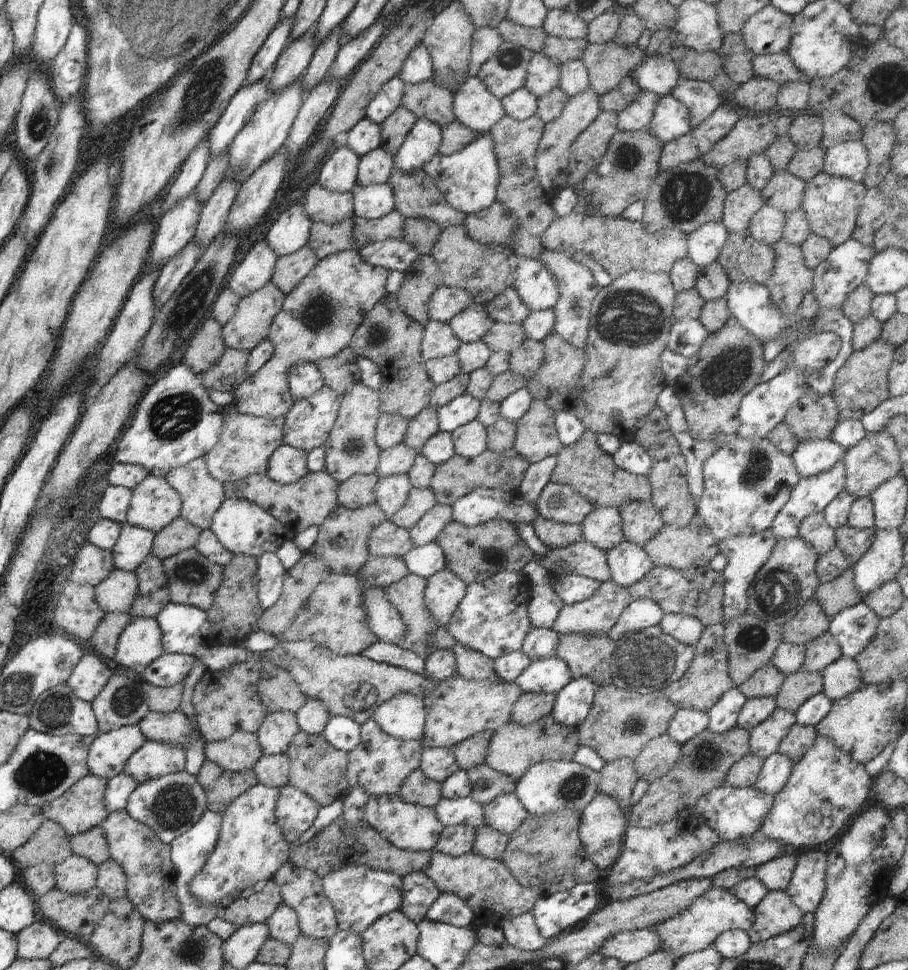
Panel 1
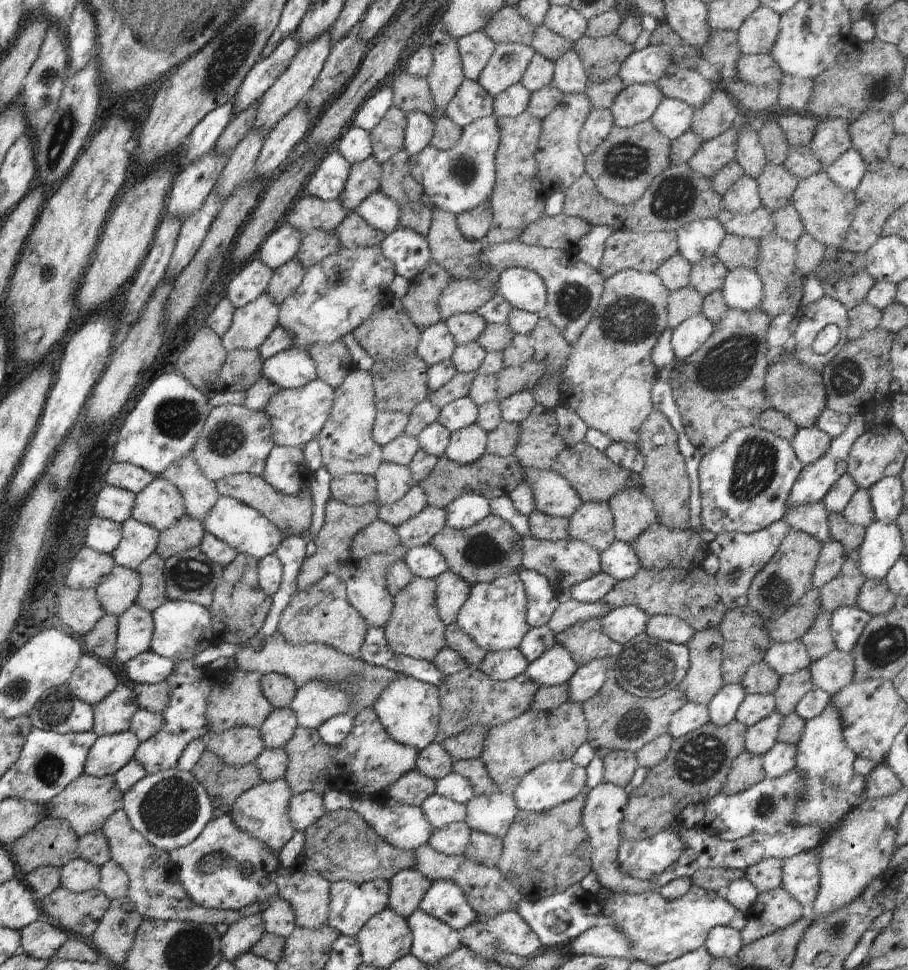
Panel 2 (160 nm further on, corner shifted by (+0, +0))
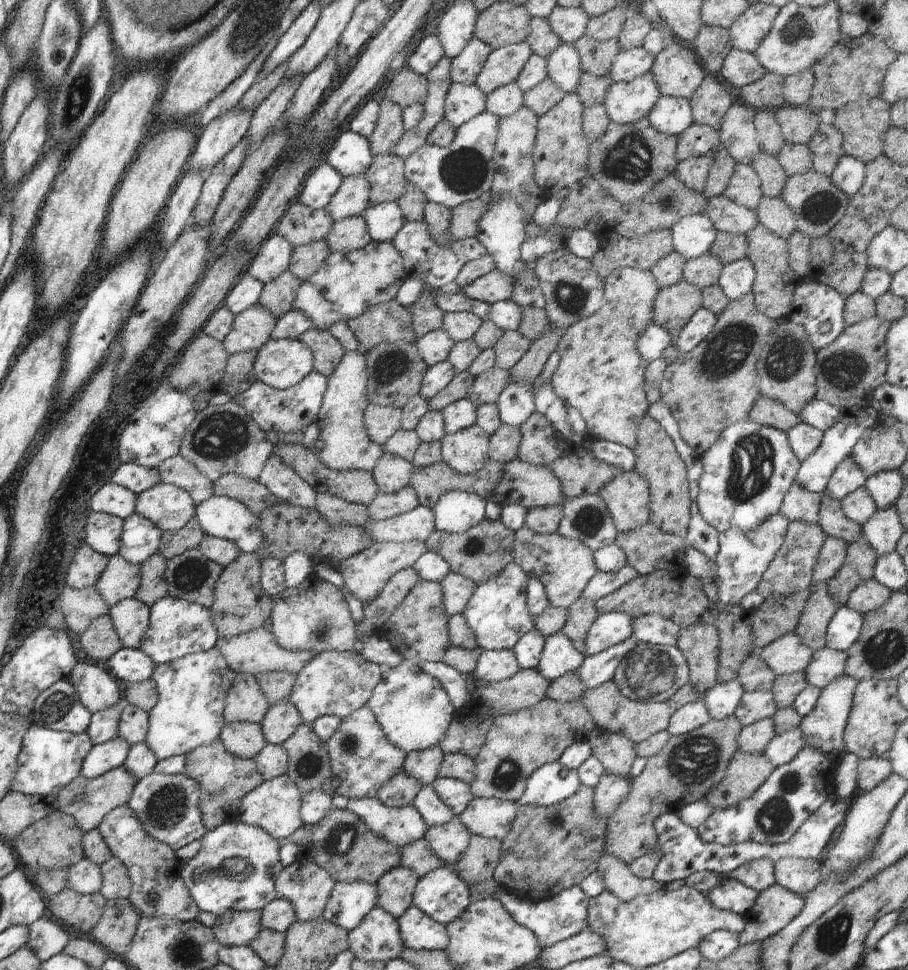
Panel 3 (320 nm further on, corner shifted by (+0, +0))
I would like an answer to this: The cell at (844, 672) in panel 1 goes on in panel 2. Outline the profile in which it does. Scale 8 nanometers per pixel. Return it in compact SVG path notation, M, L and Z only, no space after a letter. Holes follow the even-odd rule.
M834 649L826 656L811 661L808 670L814 688L832 697L853 682L854 659L850 653Z

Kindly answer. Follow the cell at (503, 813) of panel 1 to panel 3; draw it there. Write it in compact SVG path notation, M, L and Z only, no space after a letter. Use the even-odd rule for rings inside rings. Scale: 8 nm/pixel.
M472 797L468 806L458 817L471 835L488 839L503 838L511 831L518 805L497 798Z

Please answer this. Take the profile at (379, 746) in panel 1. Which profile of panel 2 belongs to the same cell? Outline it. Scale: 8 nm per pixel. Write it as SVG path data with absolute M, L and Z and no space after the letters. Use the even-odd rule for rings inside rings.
M372 707L363 708L354 715L349 735L338 745L336 760L341 770L339 791L348 794L374 795L386 790L403 774L414 770L419 751L394 740L378 720Z

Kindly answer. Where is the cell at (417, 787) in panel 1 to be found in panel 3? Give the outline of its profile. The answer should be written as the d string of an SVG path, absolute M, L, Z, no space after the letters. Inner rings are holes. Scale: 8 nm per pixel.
M398 772L380 787L375 797L389 807L412 805L421 785L419 780Z

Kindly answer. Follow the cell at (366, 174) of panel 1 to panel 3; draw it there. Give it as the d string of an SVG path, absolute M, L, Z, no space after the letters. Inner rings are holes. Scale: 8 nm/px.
M365 176L344 177L324 210L334 219L362 215L369 207L370 185Z

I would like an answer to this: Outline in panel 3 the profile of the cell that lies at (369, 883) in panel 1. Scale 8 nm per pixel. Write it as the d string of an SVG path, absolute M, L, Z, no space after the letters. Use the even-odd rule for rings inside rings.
M336 882L322 917L350 932L377 905L377 898L376 884Z

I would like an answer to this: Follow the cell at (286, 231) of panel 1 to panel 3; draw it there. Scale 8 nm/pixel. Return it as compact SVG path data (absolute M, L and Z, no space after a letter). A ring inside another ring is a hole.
M280 234L266 238L251 256L247 274L264 284L272 282L288 270L293 248Z

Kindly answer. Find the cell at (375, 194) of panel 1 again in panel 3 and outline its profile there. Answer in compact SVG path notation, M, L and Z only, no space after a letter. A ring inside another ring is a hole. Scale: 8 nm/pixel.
M396 201L369 206L362 216L374 241L391 241L406 221Z

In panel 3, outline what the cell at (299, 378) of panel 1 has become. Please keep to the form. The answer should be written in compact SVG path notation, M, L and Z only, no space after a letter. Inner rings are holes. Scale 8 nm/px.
M270 339L262 348L257 350L253 362L253 372L258 381L277 389L287 389L298 384L308 373L313 370L312 351L299 339Z

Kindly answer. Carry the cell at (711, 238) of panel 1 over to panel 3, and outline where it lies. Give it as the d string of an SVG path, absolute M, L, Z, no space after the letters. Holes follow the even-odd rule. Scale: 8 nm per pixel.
M698 213L683 216L670 232L674 251L688 260L708 253L718 230L705 214Z

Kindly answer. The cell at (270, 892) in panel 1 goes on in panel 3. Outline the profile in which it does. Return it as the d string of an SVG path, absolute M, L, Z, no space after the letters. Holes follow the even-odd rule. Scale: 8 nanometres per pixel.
M128 806L113 808L97 826L106 846L125 864L132 888L130 902L142 917L168 917L177 921L193 921L201 911L190 896L181 877L184 862L167 844L154 840Z

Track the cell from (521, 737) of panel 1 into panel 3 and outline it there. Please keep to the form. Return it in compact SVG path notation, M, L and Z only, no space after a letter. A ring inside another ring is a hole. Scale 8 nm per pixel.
M548 697L534 706L494 718L478 756L473 758L475 775L469 782L473 796L516 803L524 794L528 777L537 768L558 761L569 744L588 741L596 727L580 700L560 702Z

